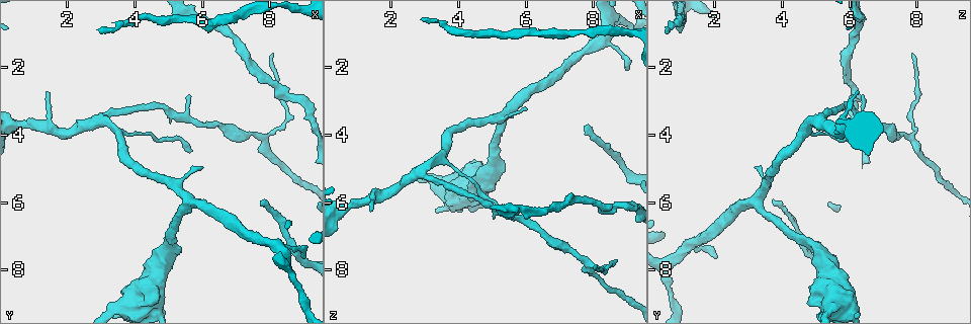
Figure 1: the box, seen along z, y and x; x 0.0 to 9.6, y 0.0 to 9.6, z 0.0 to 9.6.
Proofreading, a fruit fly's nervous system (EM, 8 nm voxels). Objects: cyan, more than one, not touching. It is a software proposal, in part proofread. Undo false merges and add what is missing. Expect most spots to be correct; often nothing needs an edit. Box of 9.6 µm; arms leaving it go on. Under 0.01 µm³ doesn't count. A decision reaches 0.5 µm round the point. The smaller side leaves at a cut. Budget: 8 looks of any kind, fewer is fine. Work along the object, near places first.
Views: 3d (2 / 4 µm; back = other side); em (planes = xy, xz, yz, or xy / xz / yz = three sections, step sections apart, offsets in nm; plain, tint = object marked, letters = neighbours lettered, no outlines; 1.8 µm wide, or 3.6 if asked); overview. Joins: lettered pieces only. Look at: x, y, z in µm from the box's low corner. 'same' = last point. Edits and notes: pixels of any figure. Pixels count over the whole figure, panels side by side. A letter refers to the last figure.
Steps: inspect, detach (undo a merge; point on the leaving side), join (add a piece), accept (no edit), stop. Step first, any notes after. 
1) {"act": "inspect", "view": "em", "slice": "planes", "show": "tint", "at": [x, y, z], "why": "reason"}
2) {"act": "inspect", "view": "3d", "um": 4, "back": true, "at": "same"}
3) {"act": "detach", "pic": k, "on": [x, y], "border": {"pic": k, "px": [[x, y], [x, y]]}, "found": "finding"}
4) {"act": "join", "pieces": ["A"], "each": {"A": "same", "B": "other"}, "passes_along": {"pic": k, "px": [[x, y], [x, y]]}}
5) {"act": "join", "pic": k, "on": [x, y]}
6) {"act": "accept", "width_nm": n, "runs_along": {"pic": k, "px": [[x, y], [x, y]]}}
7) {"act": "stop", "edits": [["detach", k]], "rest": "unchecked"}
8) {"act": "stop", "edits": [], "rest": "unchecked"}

{"act": "inspect", "view": "em", "slice": "xz", "step": 16, "show": "letters", "at": [9.15, 7.75, 5.15], "why": "calibre changes"}

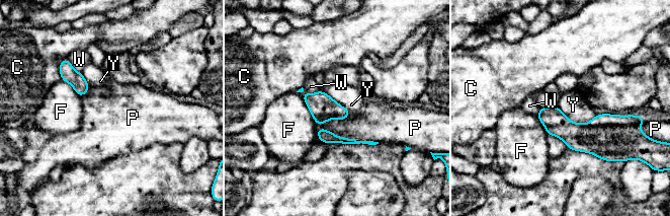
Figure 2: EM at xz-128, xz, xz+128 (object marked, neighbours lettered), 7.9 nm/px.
{"act": "inspect", "view": "em", "slice": "planes", "show": "letters", "at": "same", "why": "another direction"}

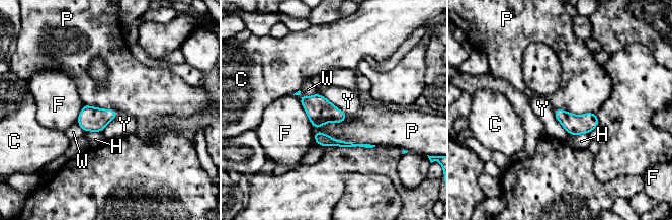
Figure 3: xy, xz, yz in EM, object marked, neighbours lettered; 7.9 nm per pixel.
{"act": "accept", "each": {"C": "other", "F": "other", "H": "other", "P": "other", "W": "other", "Y": "other"}, "border": {"pic": 3, "px": [[314, 130], [336, 139], [375, 145]]}, "found": "all the same neuron"}

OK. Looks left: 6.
{"act": "inspect", "view": "em", "slice": "planes", "show": "letters", "at": [5.70, 4.45, 6.50]}

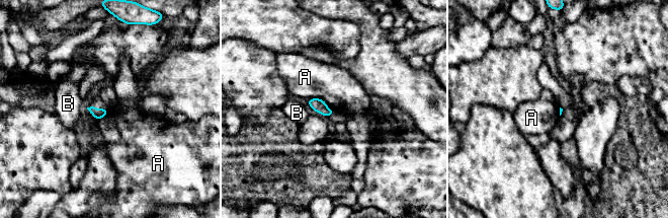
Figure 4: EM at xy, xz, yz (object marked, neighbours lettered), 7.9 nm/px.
{"act": "accept", "each": {"A": "other", "B": "other"}, "border": {"pic": 4, "px": [[307, 98], [322, 98], [328, 104]]}, "found": "no lettered piece goes on from it"}

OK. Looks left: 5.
{"act": "inspect", "view": "em", "um": 3.6, "slice": "yz", "step": 16, "show": "letters", "at": [7.85, 5.90, 3.75], "why": "thin end"}

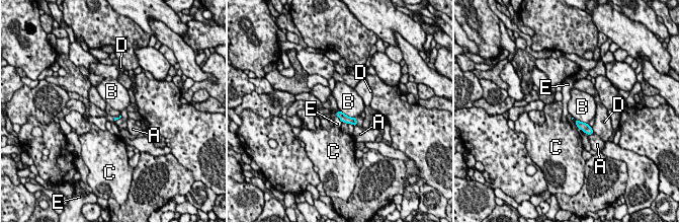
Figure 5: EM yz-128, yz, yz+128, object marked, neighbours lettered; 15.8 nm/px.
{"act": "inspect", "view": "em", "um": 3.6, "slice": "planes", "show": "letters", "at": "same"}

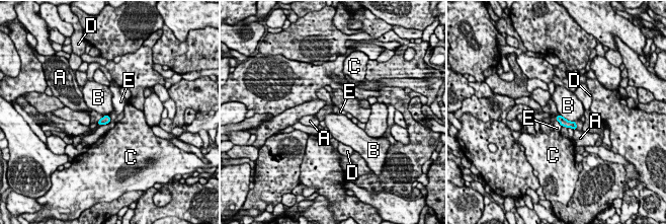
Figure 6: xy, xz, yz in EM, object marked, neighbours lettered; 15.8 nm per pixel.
{"act": "accept", "each": {"A": "other", "B": "other", "C": "other", "D": "other", "E": "other"}, "border": {"pic": 6, "px": [[559, 114], [575, 122]]}, "found": "no lettered piece goes on from it"}

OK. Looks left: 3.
{"act": "stop", "edits": [], "rest": "unchecked"}

